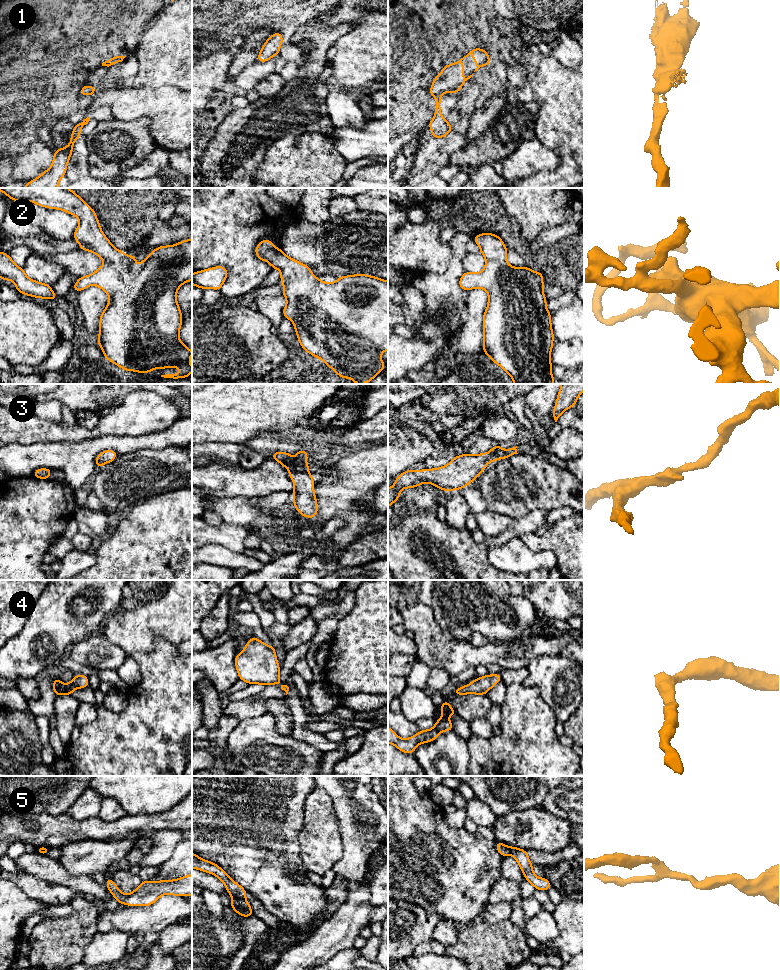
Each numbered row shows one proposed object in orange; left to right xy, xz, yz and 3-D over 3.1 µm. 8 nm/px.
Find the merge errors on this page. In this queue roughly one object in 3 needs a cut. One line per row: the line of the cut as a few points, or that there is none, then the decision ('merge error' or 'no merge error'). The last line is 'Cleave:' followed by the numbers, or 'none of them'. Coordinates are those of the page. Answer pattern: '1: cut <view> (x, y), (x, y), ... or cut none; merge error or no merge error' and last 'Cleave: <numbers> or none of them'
1: cut none; no merge error
2: cut none; no merge error
3: cut none; no merge error
4: cut none; no merge error
5: cut xz (233, 896), (244, 900); merge error
Cleave: 5

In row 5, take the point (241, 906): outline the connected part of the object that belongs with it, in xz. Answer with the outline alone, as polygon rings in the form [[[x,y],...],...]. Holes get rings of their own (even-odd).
[[[232,898],[231,907],[239,915],[243,917],[249,917],[253,915],[253,911],[249,903],[244,899]]]

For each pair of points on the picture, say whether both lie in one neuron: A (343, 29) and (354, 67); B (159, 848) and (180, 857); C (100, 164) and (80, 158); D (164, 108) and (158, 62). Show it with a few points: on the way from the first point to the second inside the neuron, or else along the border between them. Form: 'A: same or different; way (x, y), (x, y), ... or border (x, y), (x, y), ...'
A: different; border (325, 22), (329, 26), (350, 23), (353, 28)
B: different; border (181, 839), (174, 852), (156, 868)
C: different; border (84, 138), (88, 148), (89, 174)
D: different; border (140, 86), (162, 87), (173, 85), (181, 89)

